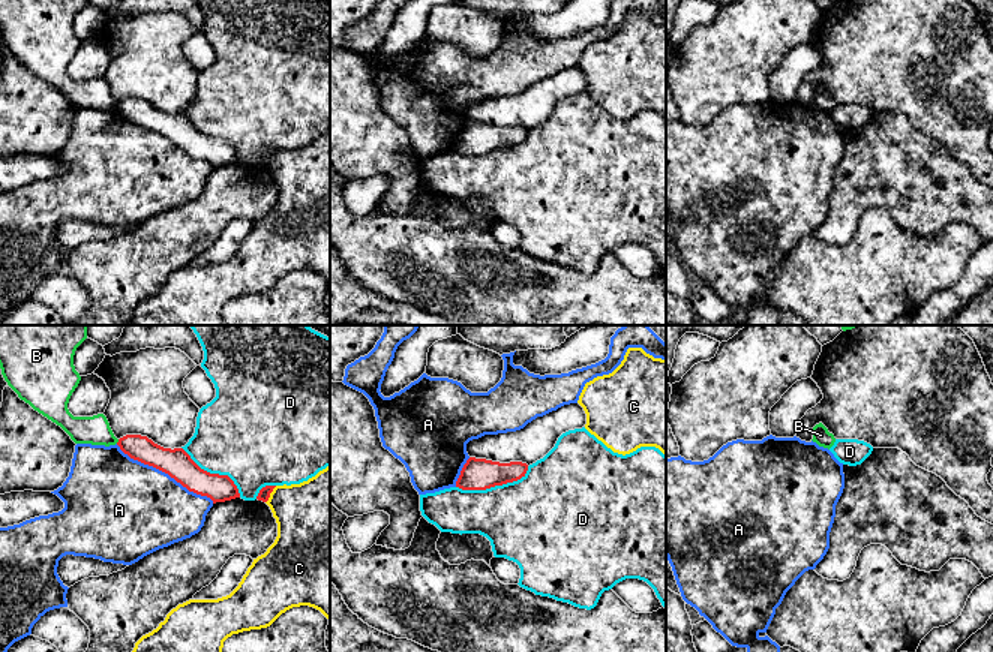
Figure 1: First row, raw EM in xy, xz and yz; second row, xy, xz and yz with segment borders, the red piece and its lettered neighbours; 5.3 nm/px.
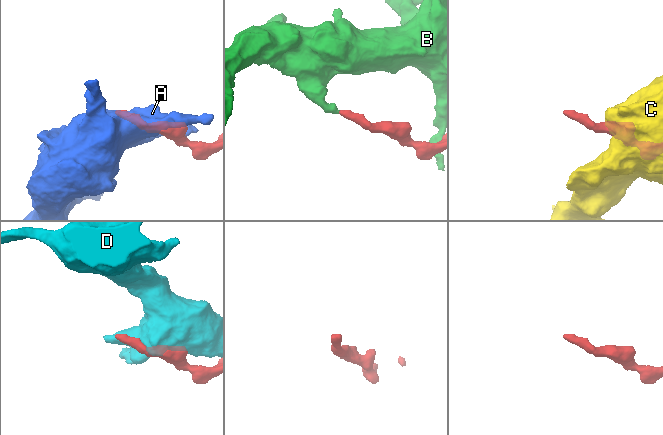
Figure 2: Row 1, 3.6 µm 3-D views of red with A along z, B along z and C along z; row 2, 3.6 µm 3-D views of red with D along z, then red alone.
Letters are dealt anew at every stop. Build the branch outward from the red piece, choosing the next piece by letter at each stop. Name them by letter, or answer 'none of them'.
none of them

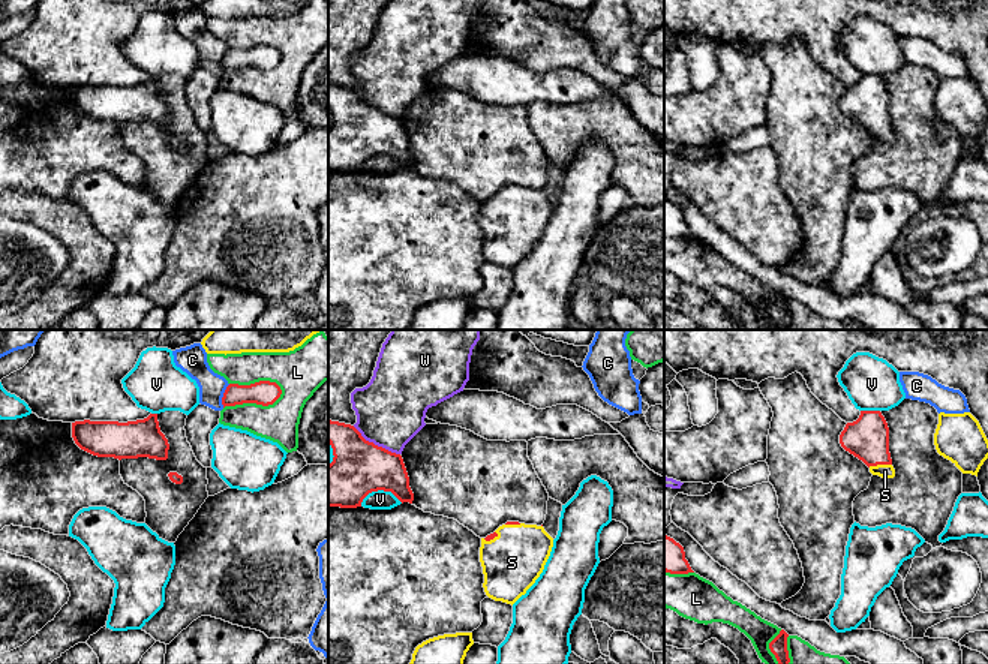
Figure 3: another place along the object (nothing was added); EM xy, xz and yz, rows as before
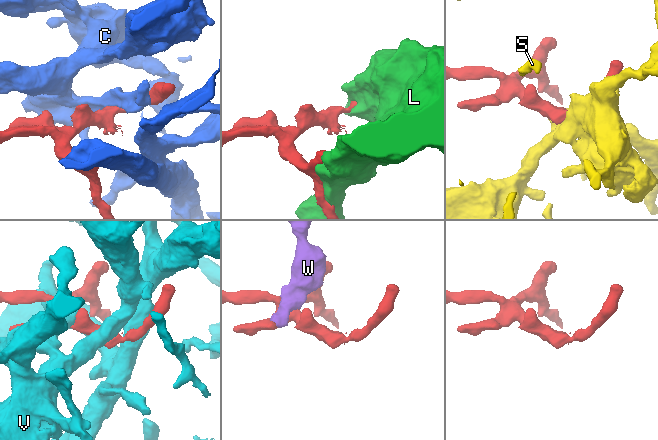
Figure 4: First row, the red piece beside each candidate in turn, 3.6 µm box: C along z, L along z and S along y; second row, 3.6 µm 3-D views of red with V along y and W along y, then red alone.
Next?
S

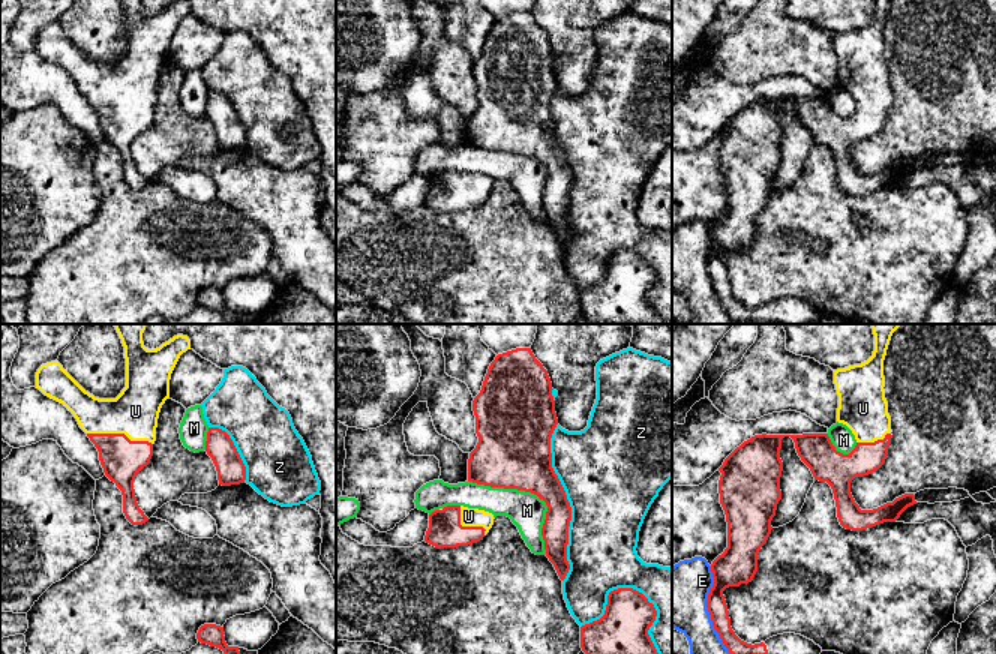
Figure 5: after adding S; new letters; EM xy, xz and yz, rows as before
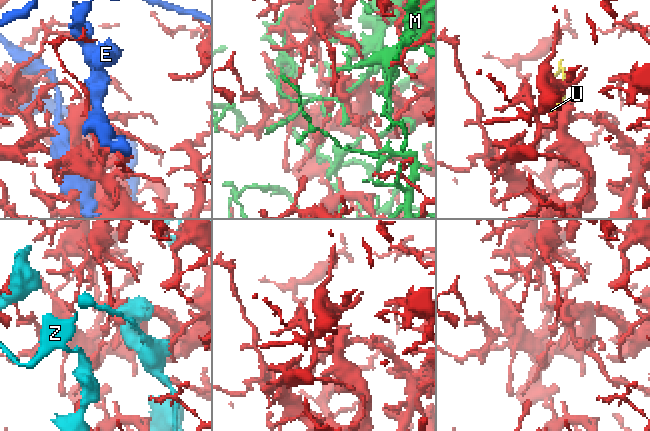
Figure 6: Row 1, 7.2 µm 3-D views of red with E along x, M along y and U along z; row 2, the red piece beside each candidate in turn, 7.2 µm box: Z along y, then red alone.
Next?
U

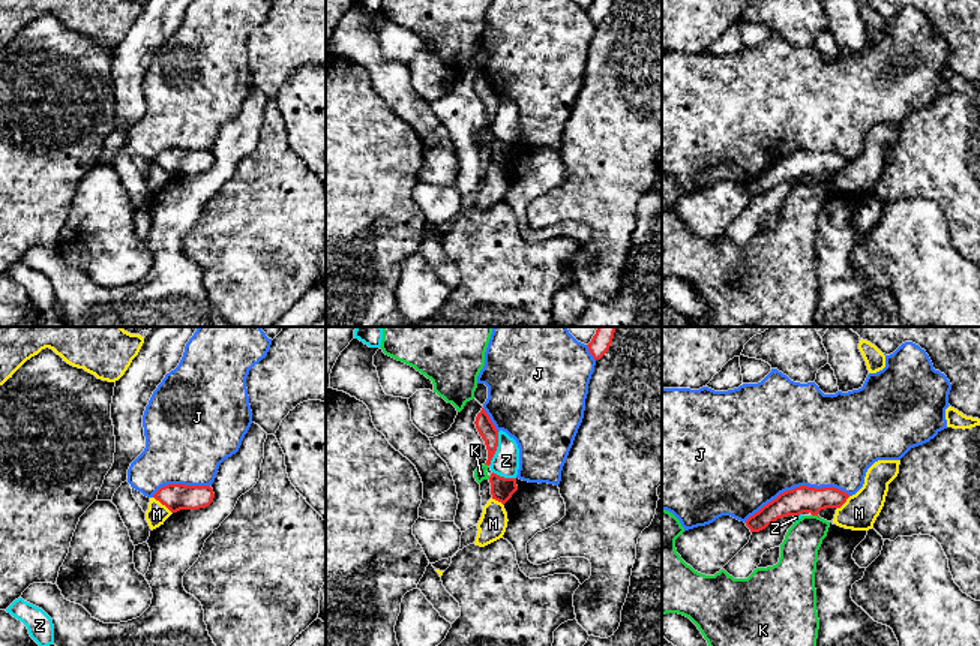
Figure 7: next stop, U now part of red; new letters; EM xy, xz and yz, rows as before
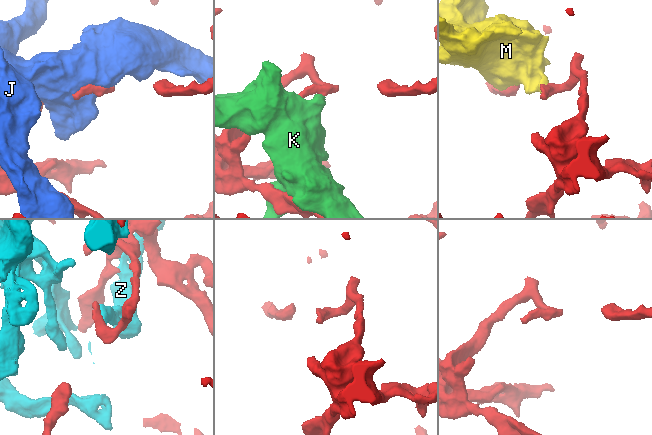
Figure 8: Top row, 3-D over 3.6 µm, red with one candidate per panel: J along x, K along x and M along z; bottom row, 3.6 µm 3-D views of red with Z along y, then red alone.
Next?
none of them

